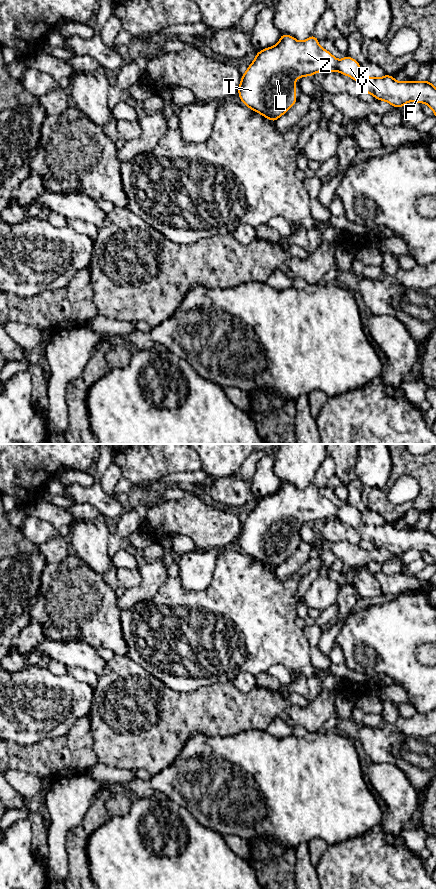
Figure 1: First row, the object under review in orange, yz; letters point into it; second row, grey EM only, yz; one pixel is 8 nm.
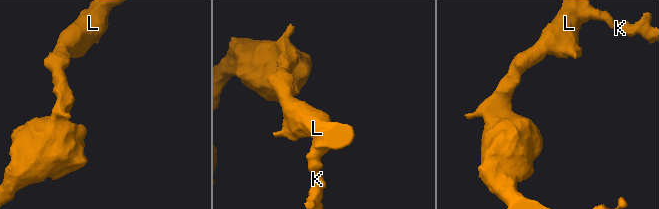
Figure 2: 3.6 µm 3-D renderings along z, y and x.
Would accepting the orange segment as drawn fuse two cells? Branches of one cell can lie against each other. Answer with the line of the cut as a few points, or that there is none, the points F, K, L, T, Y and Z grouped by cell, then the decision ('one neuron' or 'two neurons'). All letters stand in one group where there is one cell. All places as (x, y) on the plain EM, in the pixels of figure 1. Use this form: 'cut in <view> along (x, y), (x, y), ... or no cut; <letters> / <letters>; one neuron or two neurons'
no cut; F K L T Y Z; one neuron

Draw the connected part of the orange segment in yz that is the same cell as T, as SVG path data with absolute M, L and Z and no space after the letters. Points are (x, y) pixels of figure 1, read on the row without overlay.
M282 482L280 489L273 495L261 498L241 525L238 536L239 546L248 556L262 564L276 569L285 562L297 549L295 529L303 524L313 524L316 520L338 519L359 530L363 540L373 543L394 555L401 556L408 550L426 551L436 564L436 536L427 529L397 530L391 523L381 526L366 525L357 508L346 504L337 508L330 500L323 497L318 487L312 483L305 489L297 489L294 485Z

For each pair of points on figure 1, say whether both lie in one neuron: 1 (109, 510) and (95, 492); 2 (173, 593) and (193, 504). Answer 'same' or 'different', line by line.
1: same
2: different

